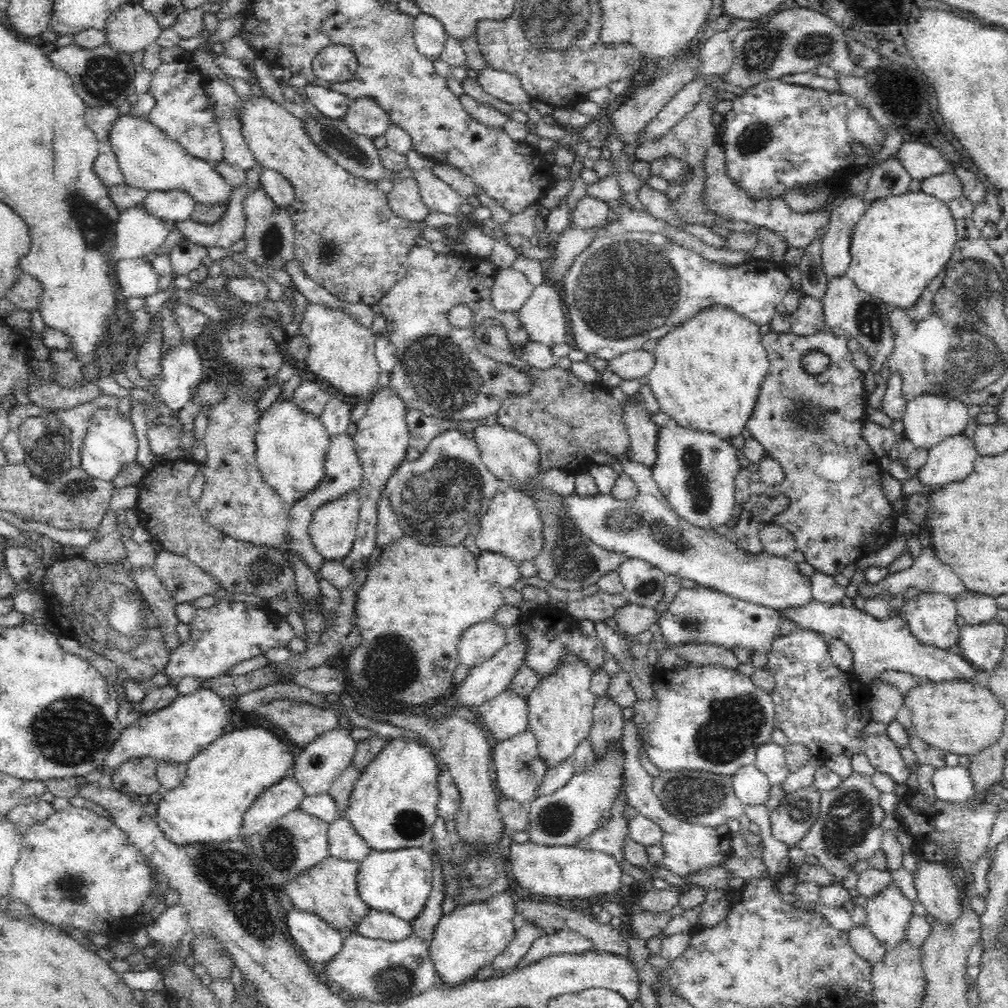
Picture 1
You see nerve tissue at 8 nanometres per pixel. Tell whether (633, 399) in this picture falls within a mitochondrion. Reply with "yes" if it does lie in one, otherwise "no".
no

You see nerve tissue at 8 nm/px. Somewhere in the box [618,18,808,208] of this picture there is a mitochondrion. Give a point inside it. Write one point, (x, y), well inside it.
(756, 136)

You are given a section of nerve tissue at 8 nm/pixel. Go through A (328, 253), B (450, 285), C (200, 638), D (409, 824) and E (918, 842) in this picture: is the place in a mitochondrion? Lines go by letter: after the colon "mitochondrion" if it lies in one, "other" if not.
A: mitochondrion
B: other
C: other
D: mitochondrion
E: other

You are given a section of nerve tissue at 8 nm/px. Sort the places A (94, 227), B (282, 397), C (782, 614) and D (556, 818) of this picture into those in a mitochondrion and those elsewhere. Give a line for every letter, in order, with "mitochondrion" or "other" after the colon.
A: mitochondrion
B: other
C: other
D: mitochondrion

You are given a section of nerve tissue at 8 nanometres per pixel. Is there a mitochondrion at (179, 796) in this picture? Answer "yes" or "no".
no

